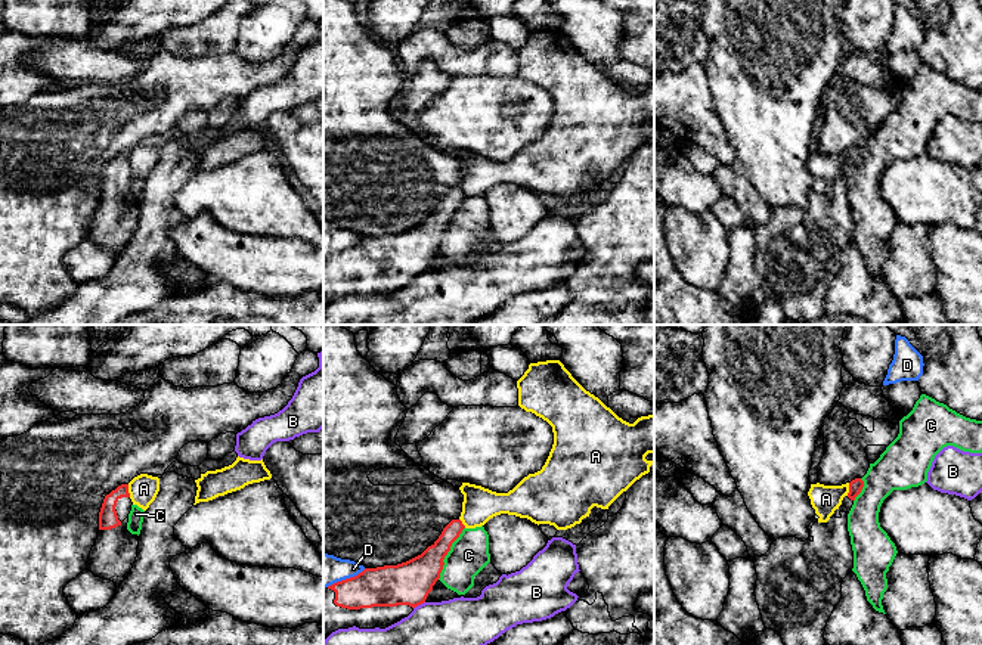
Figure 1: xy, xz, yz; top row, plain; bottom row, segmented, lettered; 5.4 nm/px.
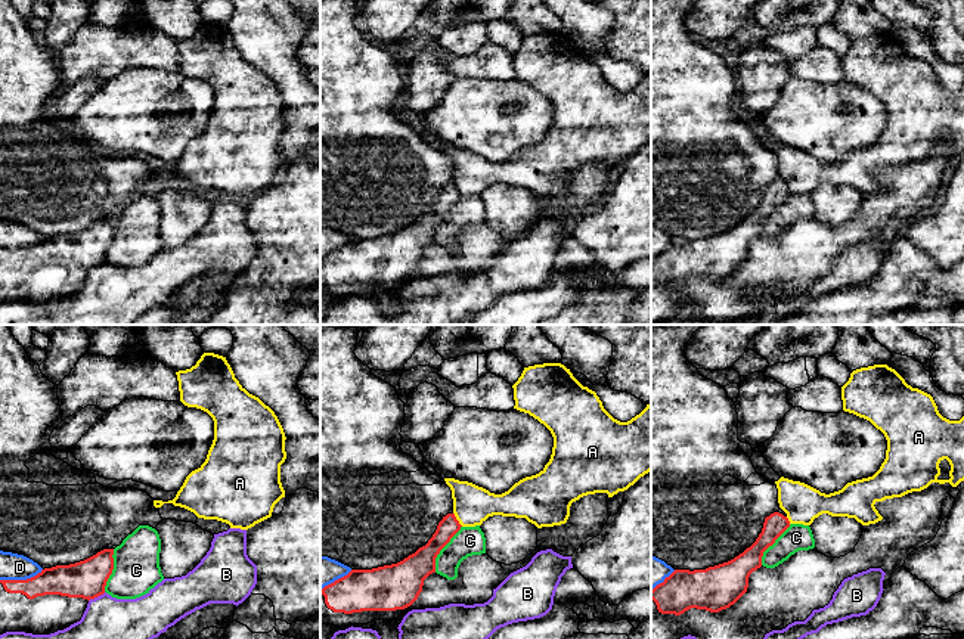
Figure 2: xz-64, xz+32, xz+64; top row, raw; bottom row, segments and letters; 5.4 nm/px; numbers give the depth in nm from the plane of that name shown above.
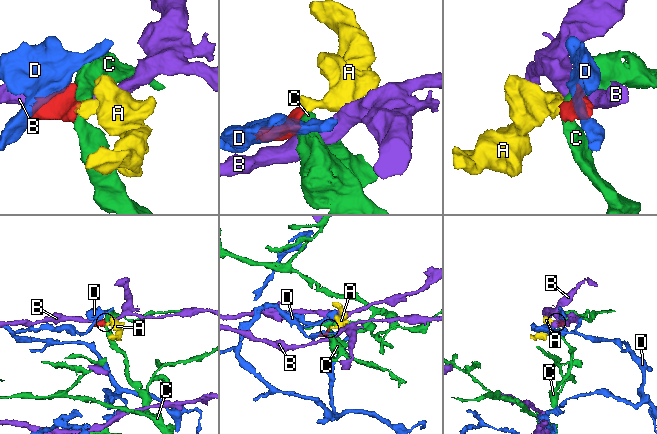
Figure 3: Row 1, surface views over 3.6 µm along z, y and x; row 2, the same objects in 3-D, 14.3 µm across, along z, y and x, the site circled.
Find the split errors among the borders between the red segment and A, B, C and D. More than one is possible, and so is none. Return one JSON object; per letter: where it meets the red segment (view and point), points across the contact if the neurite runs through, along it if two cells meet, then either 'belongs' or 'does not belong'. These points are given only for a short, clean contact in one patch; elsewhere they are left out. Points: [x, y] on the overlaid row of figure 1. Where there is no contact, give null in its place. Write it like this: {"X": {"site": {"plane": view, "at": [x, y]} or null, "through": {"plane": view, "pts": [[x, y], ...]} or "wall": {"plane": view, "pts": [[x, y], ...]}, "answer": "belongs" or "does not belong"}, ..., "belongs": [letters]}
{"A": {"site": {"plane": "xy", "at": [127, 490]}, "wall": {"plane": "xy", "pts": [[127, 484], [130, 496]]}, "answer": "does not belong"}, "B": {"site": {"plane": "xz", "at": [418, 604]}, "wall": {"plane": "xz", "pts": [[424, 601], [414, 608]]}, "answer": "does not belong"}, "C": {"site": {"plane": "xz", "at": [446, 554]}, "answer": "does not belong"}, "D": {"site": {"plane": "xz", "at": [346, 579]}, "answer": "does not belong"}, "belongs": []}

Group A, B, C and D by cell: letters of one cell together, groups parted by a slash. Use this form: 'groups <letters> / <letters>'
groups A / B / C / D

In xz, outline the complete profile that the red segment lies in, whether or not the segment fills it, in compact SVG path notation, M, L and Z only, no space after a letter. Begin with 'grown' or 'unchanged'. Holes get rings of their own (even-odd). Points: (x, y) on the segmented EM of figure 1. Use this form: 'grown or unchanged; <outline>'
grown; M452 520L439 539L421 555L397 564L377 568L365 568L354 577L337 582L323 589L323 641L338 629L385 629L408 617L415 607L425 602L433 586L440 579L443 559L452 543L459 537L465 525L461 520Z

